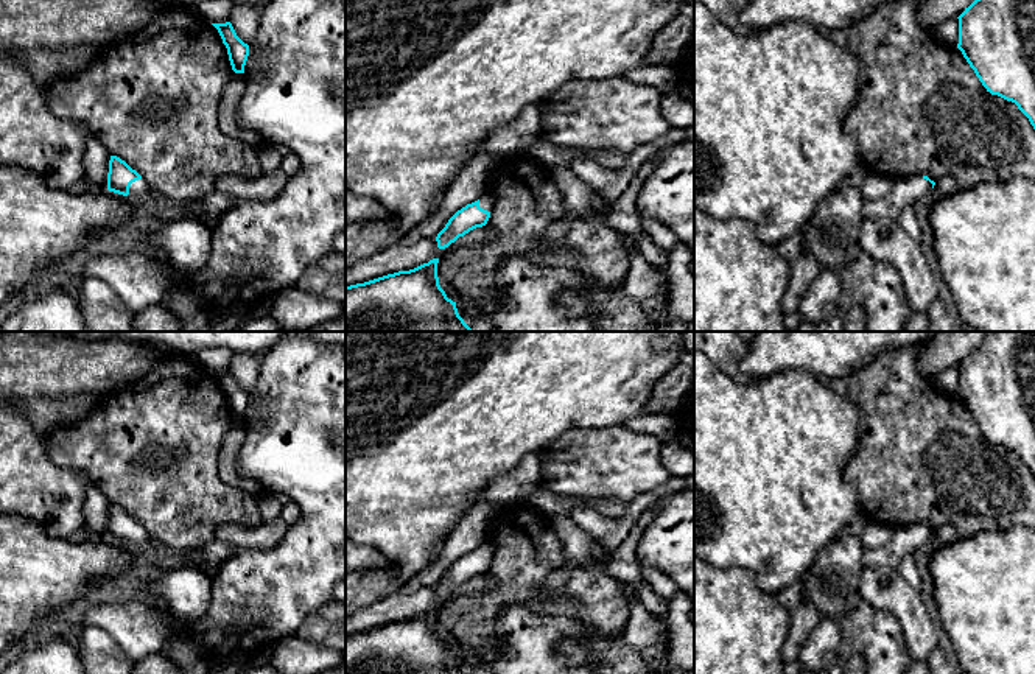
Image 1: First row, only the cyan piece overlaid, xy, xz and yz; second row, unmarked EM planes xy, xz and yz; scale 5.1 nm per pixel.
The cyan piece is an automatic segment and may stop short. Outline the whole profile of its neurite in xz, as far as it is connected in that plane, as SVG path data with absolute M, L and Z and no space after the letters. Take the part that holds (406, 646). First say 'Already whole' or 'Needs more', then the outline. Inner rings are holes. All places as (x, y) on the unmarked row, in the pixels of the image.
Already whole. M437 612L346 635L346 674L467 674L439 634Z

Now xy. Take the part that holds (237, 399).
Already whole. M230 370L212 372L227 397L229 409L235 422L244 422L244 414L249 405L249 394L244 392L235 381Z

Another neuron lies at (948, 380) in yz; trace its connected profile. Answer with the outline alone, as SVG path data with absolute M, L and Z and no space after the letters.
M953 366L946 370L943 370L934 383L939 386L940 391L943 391L946 395L954 398L959 392L959 367Z

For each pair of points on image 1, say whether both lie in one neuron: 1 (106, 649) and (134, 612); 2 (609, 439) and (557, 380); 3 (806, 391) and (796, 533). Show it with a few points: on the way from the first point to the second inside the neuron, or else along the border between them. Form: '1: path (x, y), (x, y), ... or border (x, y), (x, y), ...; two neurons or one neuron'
1: border (86, 626), (100, 626), (133, 657); two neurons
2: border (624, 424), (575, 427), (564, 433); two neurons
3: path (796, 427), (796, 497); one neuron

